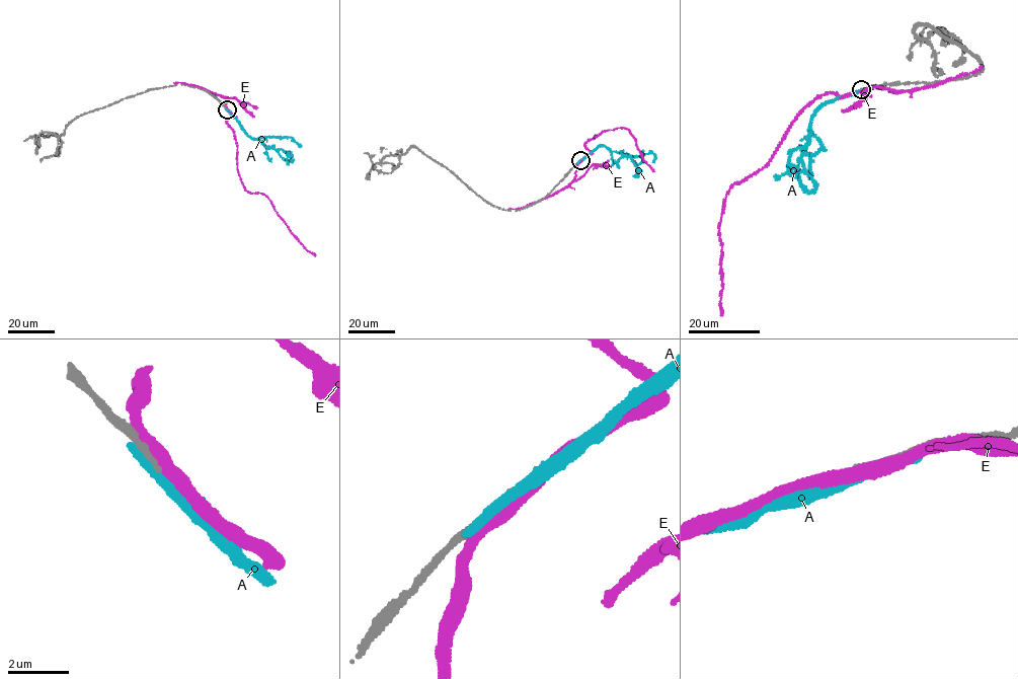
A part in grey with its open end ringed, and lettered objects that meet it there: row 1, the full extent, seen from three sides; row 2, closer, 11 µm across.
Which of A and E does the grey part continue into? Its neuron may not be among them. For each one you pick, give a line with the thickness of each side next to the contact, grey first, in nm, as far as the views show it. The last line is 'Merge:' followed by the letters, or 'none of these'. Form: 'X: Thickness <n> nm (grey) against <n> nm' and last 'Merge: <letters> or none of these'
Merge: none of these

